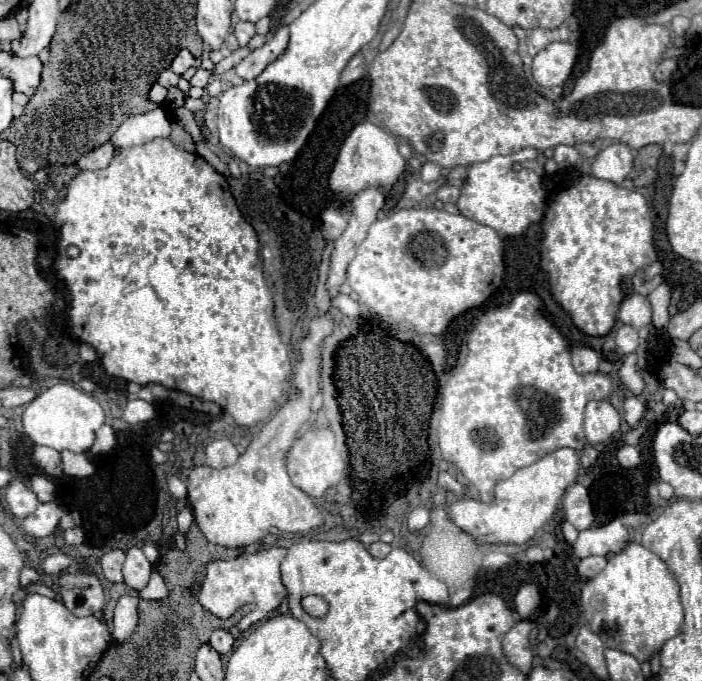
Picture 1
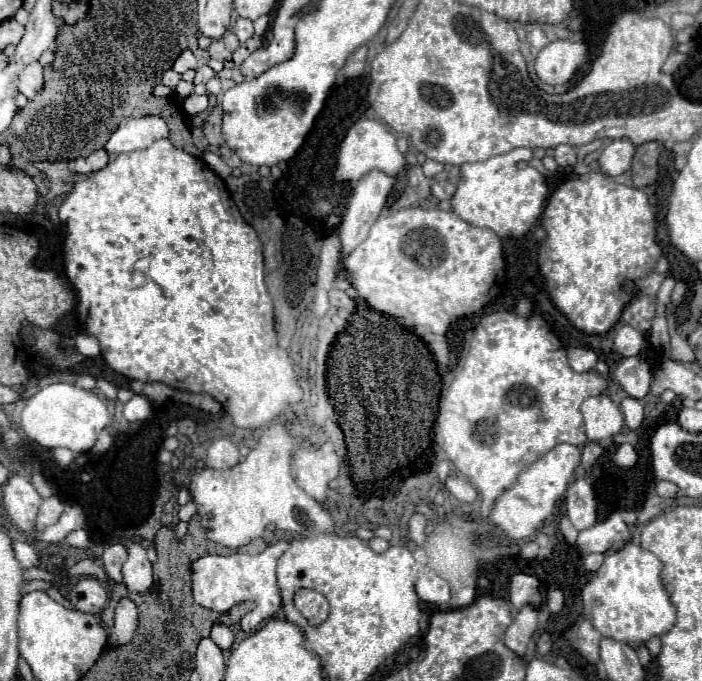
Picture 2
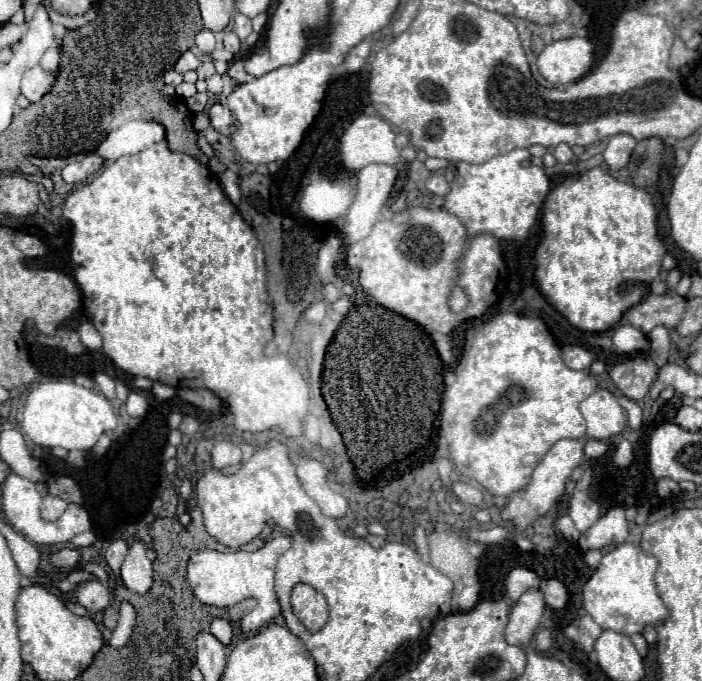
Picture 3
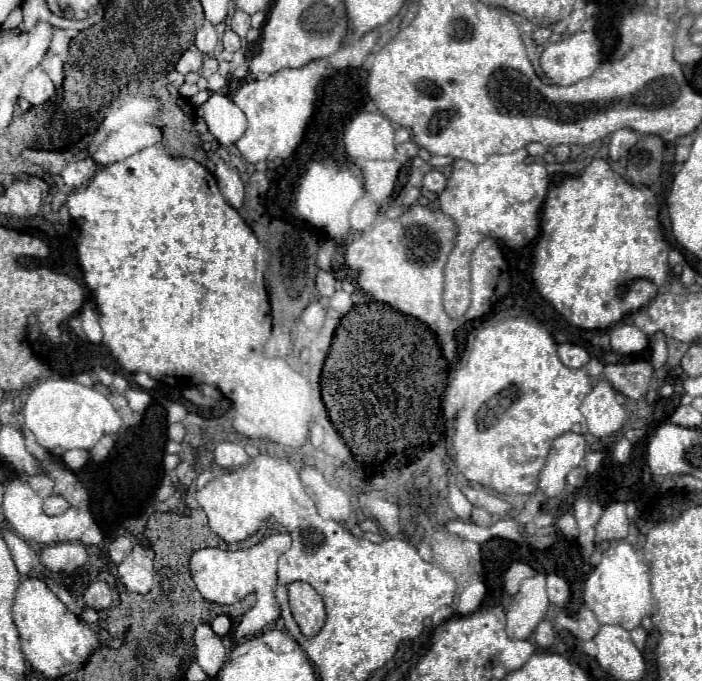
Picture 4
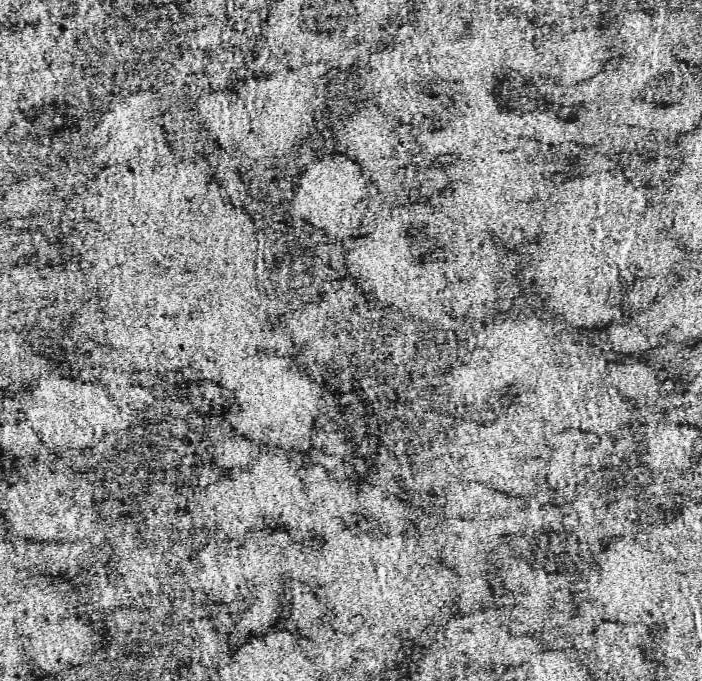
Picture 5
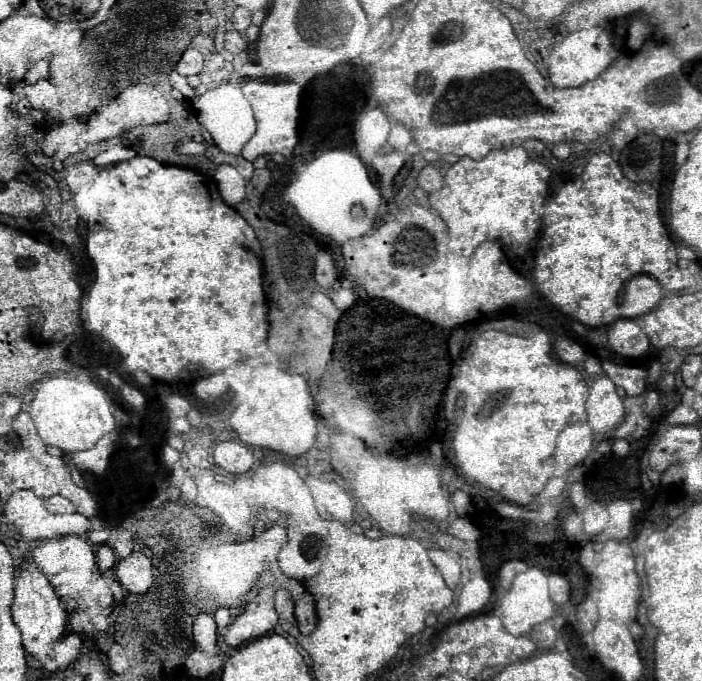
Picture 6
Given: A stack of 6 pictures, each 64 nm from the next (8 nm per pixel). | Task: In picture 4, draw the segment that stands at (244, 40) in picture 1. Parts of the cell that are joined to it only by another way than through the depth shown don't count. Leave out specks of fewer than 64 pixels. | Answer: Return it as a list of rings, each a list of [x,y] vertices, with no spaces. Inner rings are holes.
[[[236,10],[234,12],[234,16],[232,16],[232,20],[230,20],[230,28],[238,34],[238,36],[246,36],[246,32],[250,30],[250,16],[246,14],[246,12],[242,12],[242,10]]]

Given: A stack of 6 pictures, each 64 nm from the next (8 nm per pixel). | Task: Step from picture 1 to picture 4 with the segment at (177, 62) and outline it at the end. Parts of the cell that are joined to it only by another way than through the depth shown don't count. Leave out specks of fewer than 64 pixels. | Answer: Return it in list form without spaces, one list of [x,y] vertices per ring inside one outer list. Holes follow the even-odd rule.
[[[194,48],[186,50],[186,52],[182,54],[182,58],[178,60],[178,64],[176,64],[176,70],[178,70],[180,74],[200,72],[200,68],[202,68],[202,54],[200,54],[198,50],[194,50]]]

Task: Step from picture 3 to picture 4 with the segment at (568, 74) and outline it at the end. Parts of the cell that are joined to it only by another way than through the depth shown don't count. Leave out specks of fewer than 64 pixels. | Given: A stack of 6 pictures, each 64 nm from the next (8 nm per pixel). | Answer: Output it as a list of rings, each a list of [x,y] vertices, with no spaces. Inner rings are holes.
[[[576,32],[562,42],[552,42],[540,56],[544,74],[558,86],[590,78],[602,62],[600,40],[594,32]]]

